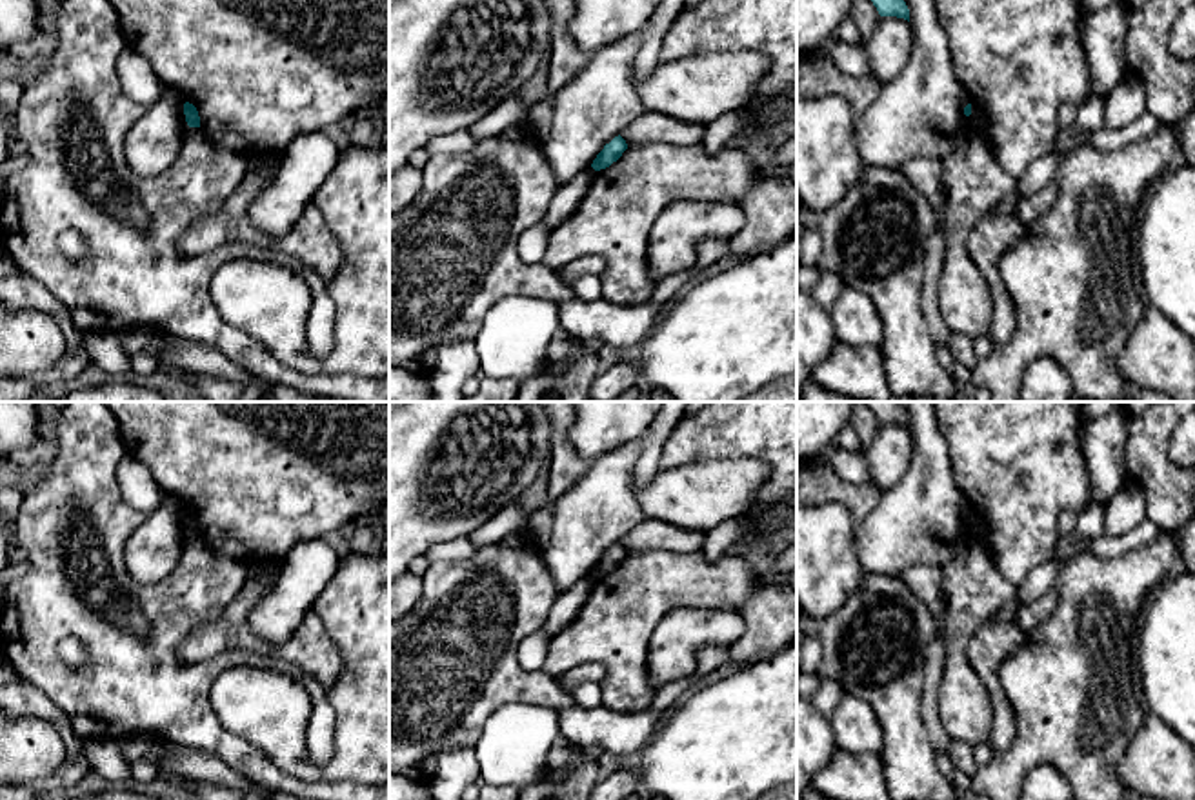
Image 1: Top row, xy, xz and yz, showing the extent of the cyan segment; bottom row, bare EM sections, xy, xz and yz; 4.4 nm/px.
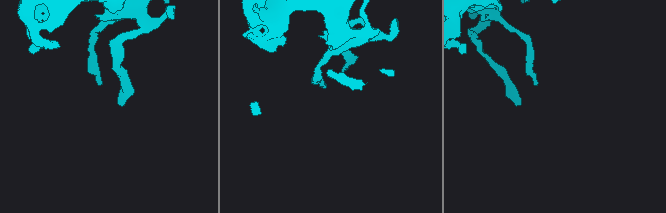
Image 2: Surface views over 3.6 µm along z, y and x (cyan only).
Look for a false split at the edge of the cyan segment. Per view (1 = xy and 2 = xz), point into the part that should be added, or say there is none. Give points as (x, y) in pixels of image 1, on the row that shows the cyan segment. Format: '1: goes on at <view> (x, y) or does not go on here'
1: does not go on here
2: does not go on here

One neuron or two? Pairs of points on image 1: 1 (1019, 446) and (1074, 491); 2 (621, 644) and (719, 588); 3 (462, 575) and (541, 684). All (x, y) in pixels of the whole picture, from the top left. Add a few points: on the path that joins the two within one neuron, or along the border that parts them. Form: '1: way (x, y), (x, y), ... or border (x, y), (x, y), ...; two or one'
1: way (1032, 457), (1061, 480); one
2: way (641, 619), (672, 588), (693, 588); one
3: way (468, 606), (468, 628), (510, 670); one

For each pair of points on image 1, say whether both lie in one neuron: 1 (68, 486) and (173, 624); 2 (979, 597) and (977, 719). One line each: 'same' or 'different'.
1: same
2: same

